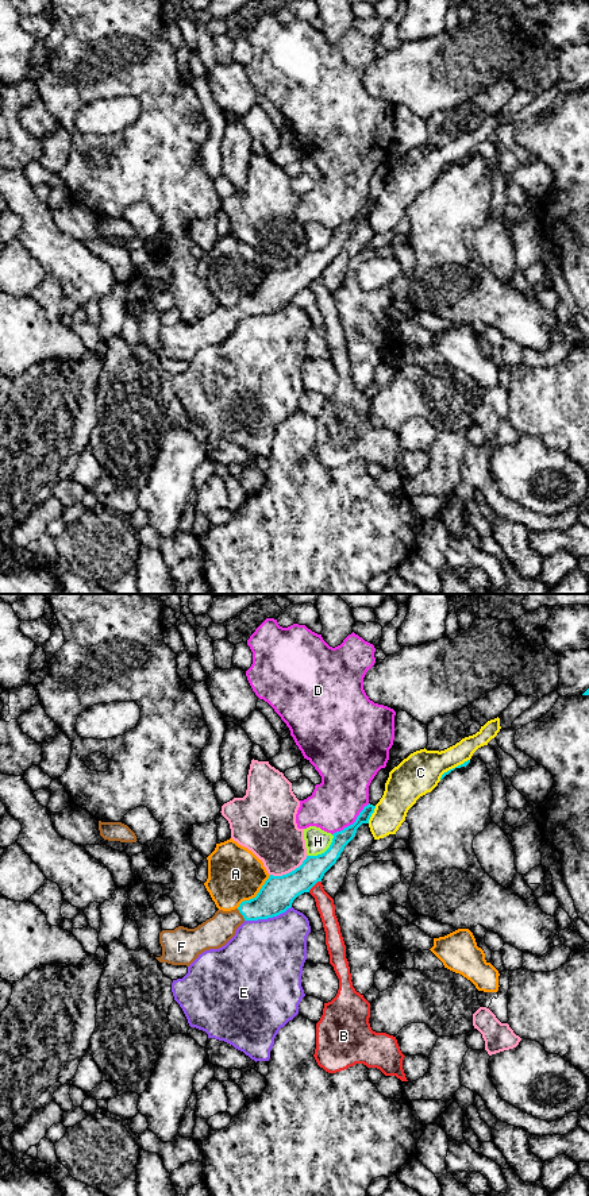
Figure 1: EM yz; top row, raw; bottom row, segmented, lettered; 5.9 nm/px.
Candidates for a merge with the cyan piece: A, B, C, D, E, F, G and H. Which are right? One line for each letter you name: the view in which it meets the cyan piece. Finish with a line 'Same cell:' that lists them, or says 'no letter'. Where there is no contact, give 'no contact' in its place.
F: meets cyan in yz
Same cell: F

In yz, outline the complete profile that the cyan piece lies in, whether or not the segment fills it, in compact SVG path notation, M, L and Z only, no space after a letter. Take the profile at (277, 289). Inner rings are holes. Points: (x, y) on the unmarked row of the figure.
M367 200L355 217L334 228L330 243L317 251L307 251L294 266L273 271L265 277L255 293L245 296L231 306L217 305L215 310L195 324L178 321L162 325L159 339L162 351L159 358L189 362L203 347L224 342L245 316L258 316L277 312L292 302L293 296L317 278L336 258L344 242L354 234L362 219L369 219L376 201Z

